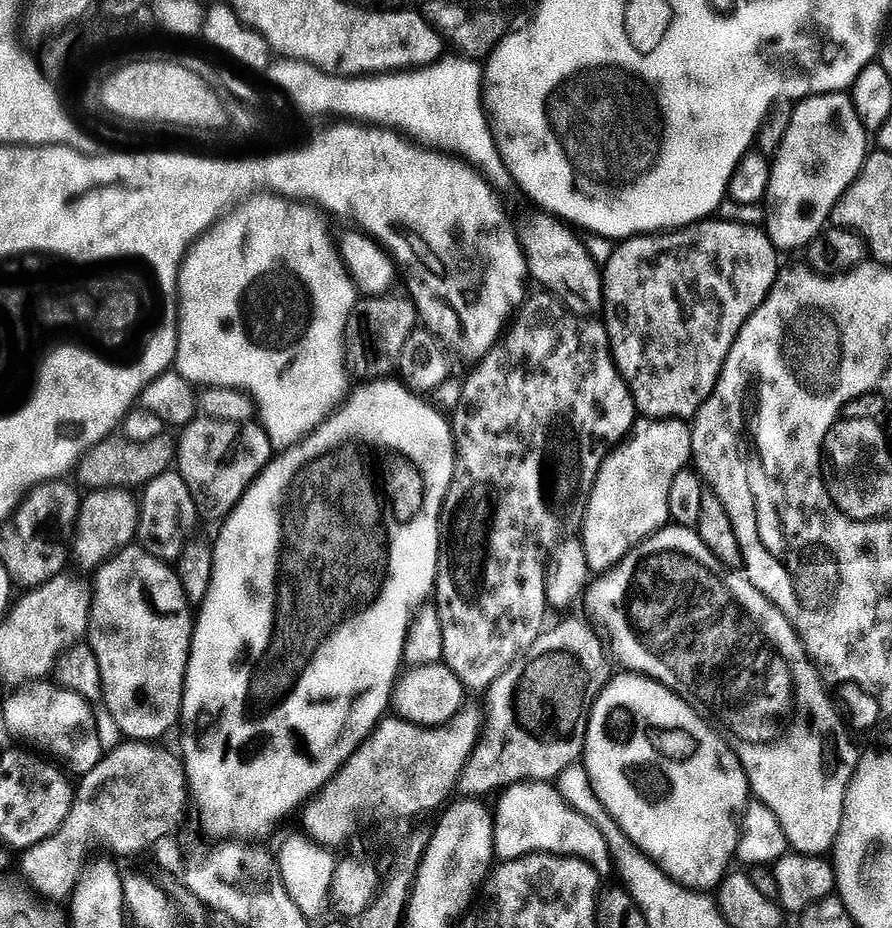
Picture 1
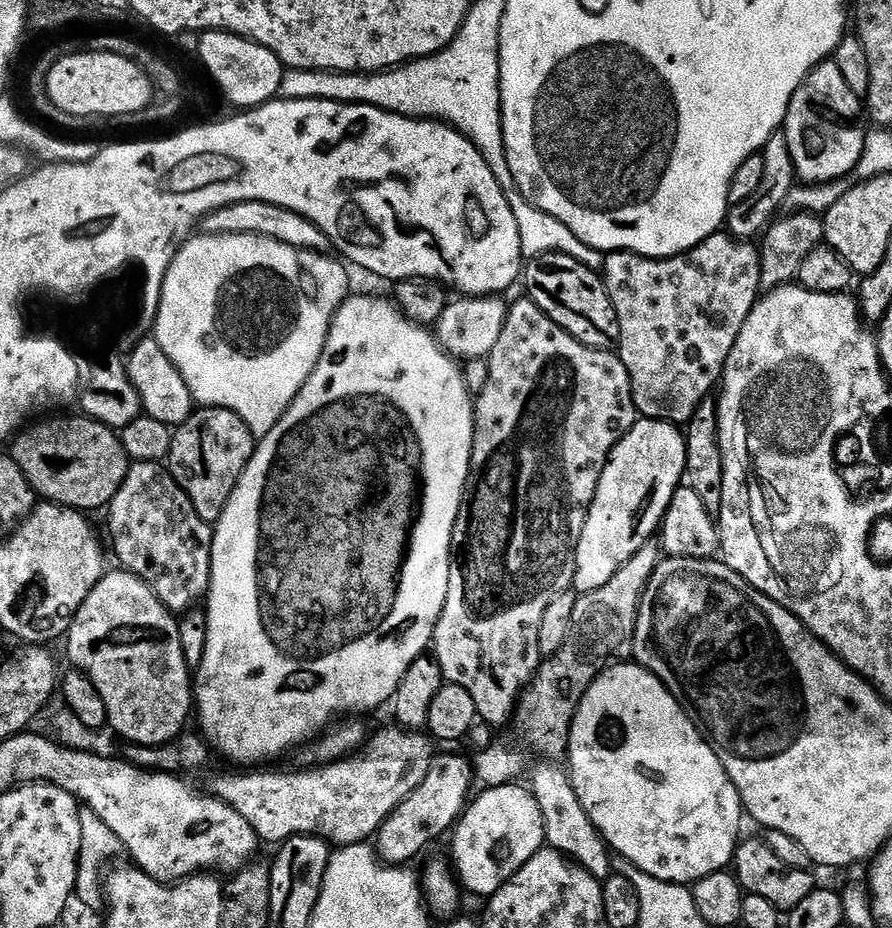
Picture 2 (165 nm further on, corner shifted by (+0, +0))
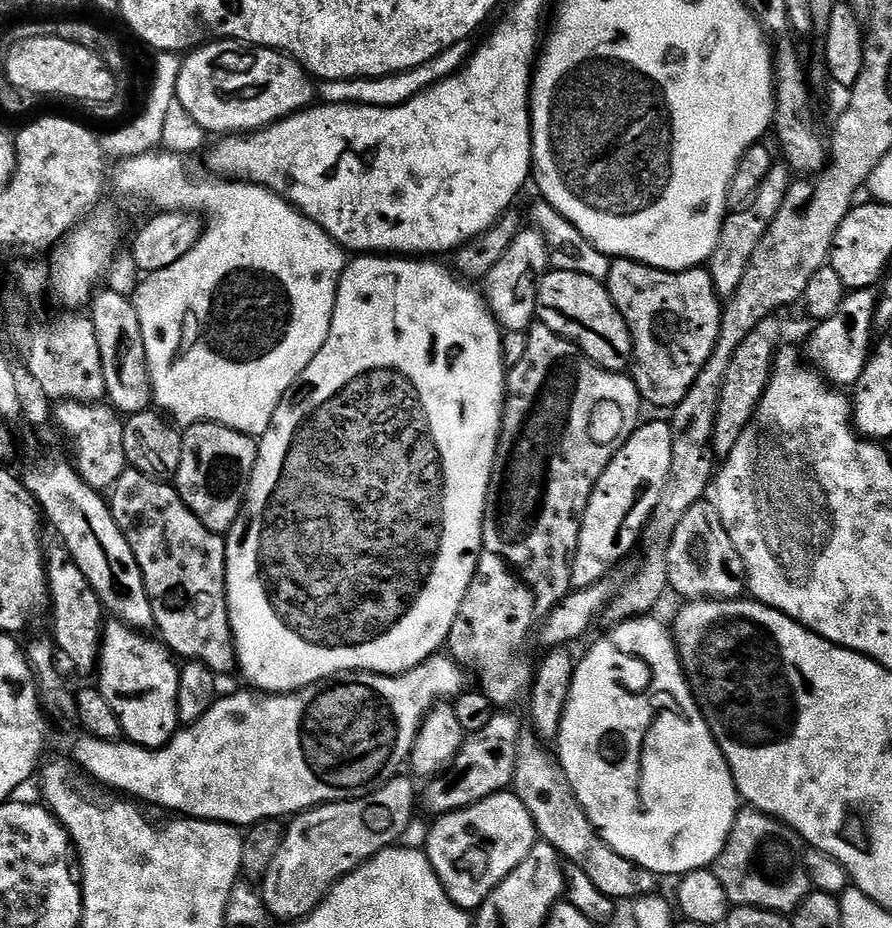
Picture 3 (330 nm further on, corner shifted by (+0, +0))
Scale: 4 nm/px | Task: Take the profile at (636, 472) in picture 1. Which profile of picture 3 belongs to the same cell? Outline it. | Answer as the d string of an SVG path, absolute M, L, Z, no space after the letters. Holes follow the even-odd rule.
M660 420L641 423L631 438L616 451L602 478L592 491L580 527L580 544L572 561L572 574L577 589L599 584L604 575L641 539L644 526L658 506L660 495L672 474L674 431Z

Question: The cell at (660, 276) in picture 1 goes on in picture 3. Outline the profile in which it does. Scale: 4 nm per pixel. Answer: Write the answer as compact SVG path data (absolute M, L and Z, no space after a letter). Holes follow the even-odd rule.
M616 258L611 261L611 272L606 283L616 309L628 323L632 335L634 379L641 401L645 405L653 404L656 408L679 409L718 342L722 300L712 281L711 271L701 266L689 268L686 272L667 272L661 268L651 268L649 264L640 264L637 260Z

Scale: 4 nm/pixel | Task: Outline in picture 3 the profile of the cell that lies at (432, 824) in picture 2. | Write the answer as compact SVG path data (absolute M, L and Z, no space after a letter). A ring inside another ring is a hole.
M495 715L484 731L475 733L467 741L468 760L459 761L460 772L454 773L452 780L433 779L428 793L425 796L423 793L423 803L425 800L429 810L435 814L456 812L459 808L469 808L494 794L511 789L516 779L516 762L521 751L519 722L512 716Z

